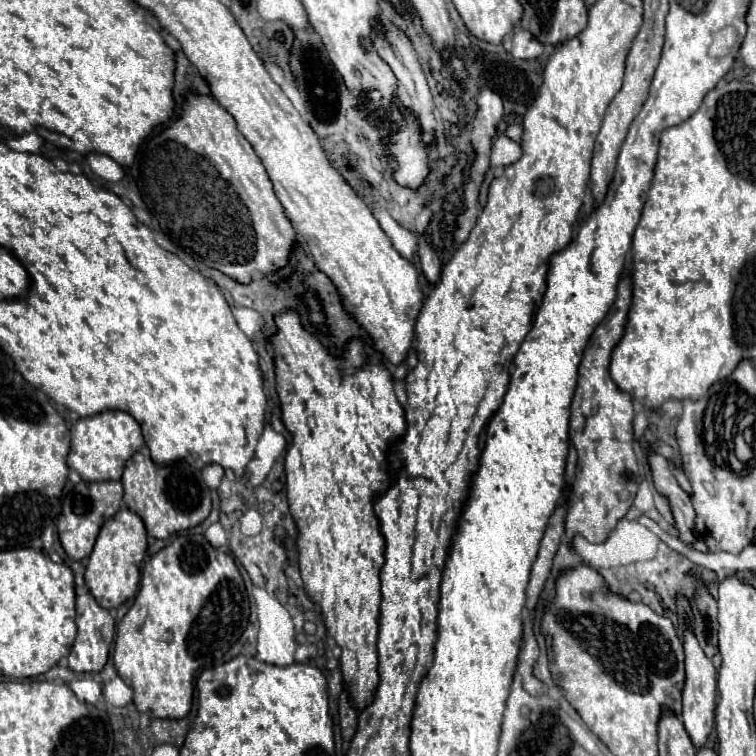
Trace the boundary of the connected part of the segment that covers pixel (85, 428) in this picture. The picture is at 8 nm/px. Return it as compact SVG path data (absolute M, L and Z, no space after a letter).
M104 411L92 417L82 417L72 425L72 449L68 453L68 467L78 471L84 481L118 481L122 477L128 457L144 445L138 421L126 411Z

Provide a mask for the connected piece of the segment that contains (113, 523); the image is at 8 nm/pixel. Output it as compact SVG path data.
M124 507L120 513L116 513L116 517L108 519L102 525L94 551L86 565L86 587L96 597L100 607L104 609L120 607L124 601L132 599L138 593L140 565L146 555L146 547L148 547L148 535L144 521L130 509Z

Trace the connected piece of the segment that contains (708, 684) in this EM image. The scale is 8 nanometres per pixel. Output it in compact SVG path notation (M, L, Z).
M688 627L684 631L684 667L686 667L686 683L682 689L682 723L690 733L690 739L696 747L702 747L714 727L714 707L716 707L716 669L712 659L700 649L694 631Z

